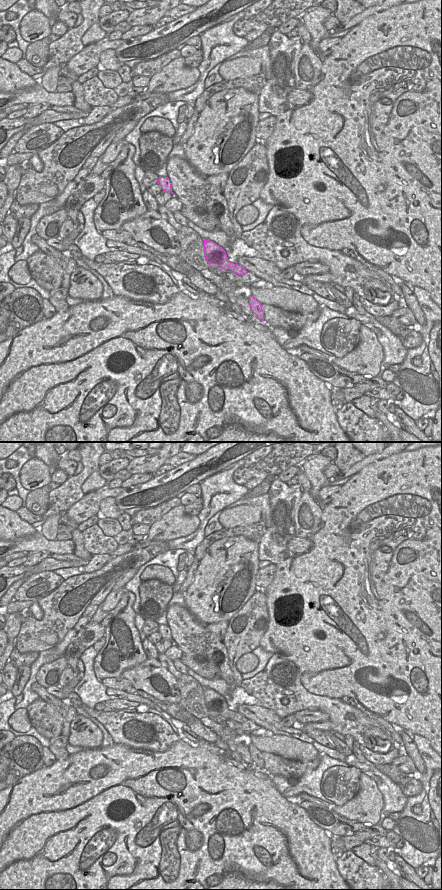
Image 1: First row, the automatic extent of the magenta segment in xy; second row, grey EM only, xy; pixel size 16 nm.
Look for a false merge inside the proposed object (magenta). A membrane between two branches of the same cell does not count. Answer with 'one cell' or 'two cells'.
two cells

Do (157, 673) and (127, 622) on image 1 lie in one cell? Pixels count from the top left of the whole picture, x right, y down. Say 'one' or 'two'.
two

